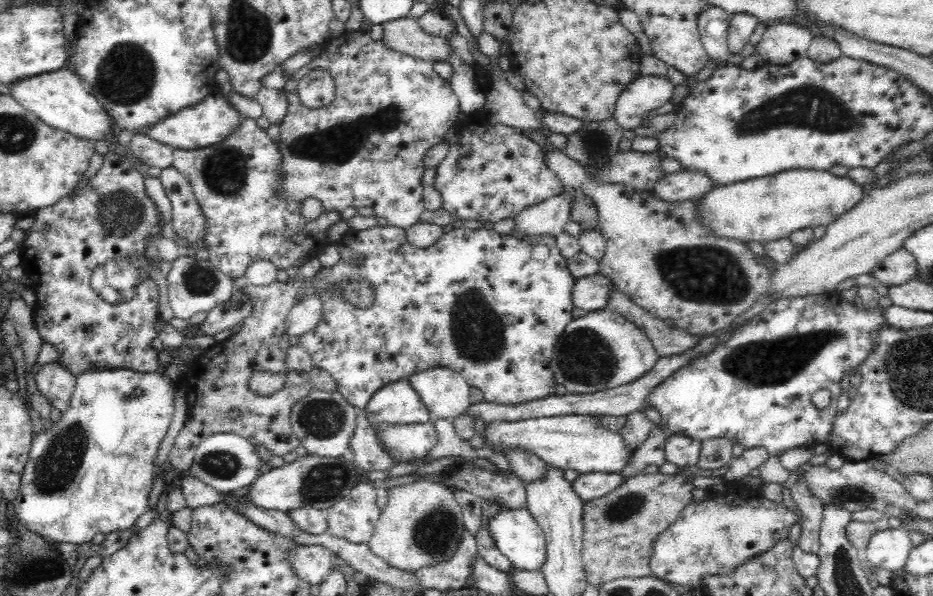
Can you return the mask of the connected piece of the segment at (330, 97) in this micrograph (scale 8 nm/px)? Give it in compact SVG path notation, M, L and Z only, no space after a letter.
M324 69L310 70L296 85L300 103L304 108L316 110L316 108L326 108L334 102L335 82L330 72Z

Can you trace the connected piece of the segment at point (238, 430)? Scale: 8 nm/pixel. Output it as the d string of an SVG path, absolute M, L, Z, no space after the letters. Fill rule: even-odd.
M299 273L286 281L276 279L266 286L247 282L240 291L252 301L252 310L242 320L240 331L228 336L224 342L215 342L210 348L202 349L184 374L187 418L167 456L172 468L176 470L188 470L198 445L209 436L223 432L240 435L254 446L264 446L272 457L283 457L294 450L300 451L300 441L290 427L290 406L312 391L313 386L304 378L304 371L290 370L286 366L287 350L291 347L285 321L287 314L305 298L310 295L321 298L322 293L340 295L344 301L358 309L367 309L375 301L375 290L365 279L338 280L334 284L328 284L322 291L313 283L313 278L301 277ZM260 370L272 374L284 373L286 383L274 394L258 396L250 391L248 379L253 372ZM232 408L240 410L240 417L236 420L228 417Z

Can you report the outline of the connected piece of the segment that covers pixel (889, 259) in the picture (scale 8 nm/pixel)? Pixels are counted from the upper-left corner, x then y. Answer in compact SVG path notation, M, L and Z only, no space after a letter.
M899 249L883 258L871 273L887 287L900 286L916 277L916 261L912 254Z

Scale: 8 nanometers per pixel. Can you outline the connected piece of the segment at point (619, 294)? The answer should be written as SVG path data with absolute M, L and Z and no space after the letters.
M615 285L608 292L606 306L614 309L644 331L659 357L682 354L682 352L690 350L700 337L678 327L669 327L664 320L652 316L647 310L632 302L632 299Z

